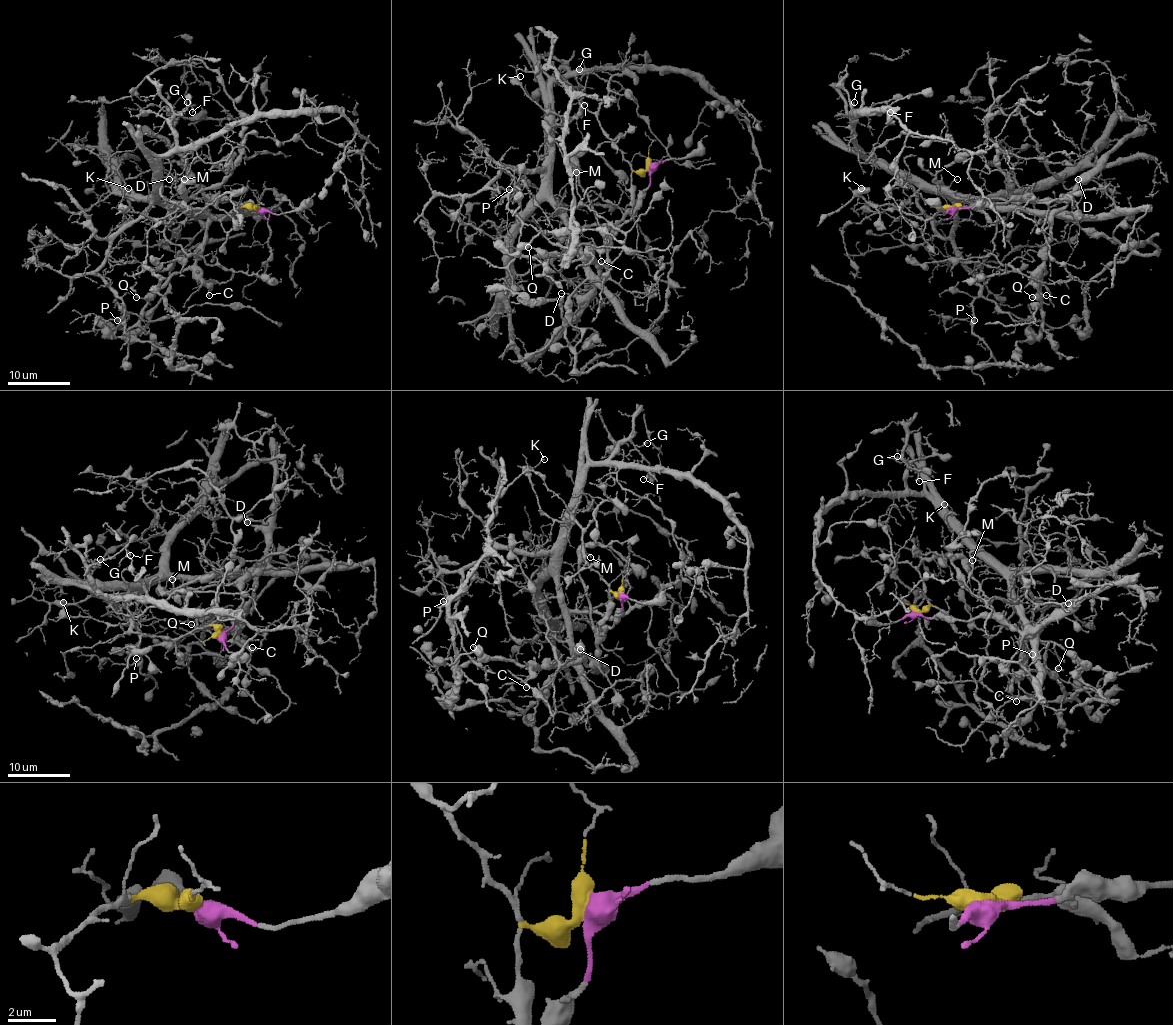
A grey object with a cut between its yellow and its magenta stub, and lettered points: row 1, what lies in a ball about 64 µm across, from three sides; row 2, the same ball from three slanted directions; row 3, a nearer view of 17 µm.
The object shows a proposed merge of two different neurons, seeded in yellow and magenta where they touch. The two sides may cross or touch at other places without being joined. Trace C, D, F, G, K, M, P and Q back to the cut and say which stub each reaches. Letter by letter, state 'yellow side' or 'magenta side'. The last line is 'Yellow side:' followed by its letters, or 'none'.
C: magenta side
D: magenta side
F: yellow side
G: yellow side
K: yellow side
M: magenta side
P: yellow side
Q: magenta side
Yellow side: F, G, K, P

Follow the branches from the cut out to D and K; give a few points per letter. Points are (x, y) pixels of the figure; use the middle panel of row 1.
D: (649, 166), (649, 186), (643, 193), (641, 205), (611, 238), (607, 275), (583, 295), (561, 293)
K: (649, 166), (633, 171), (592, 112), (580, 109), (572, 117), (563, 117), (542, 109), (514, 83), (520, 76)

